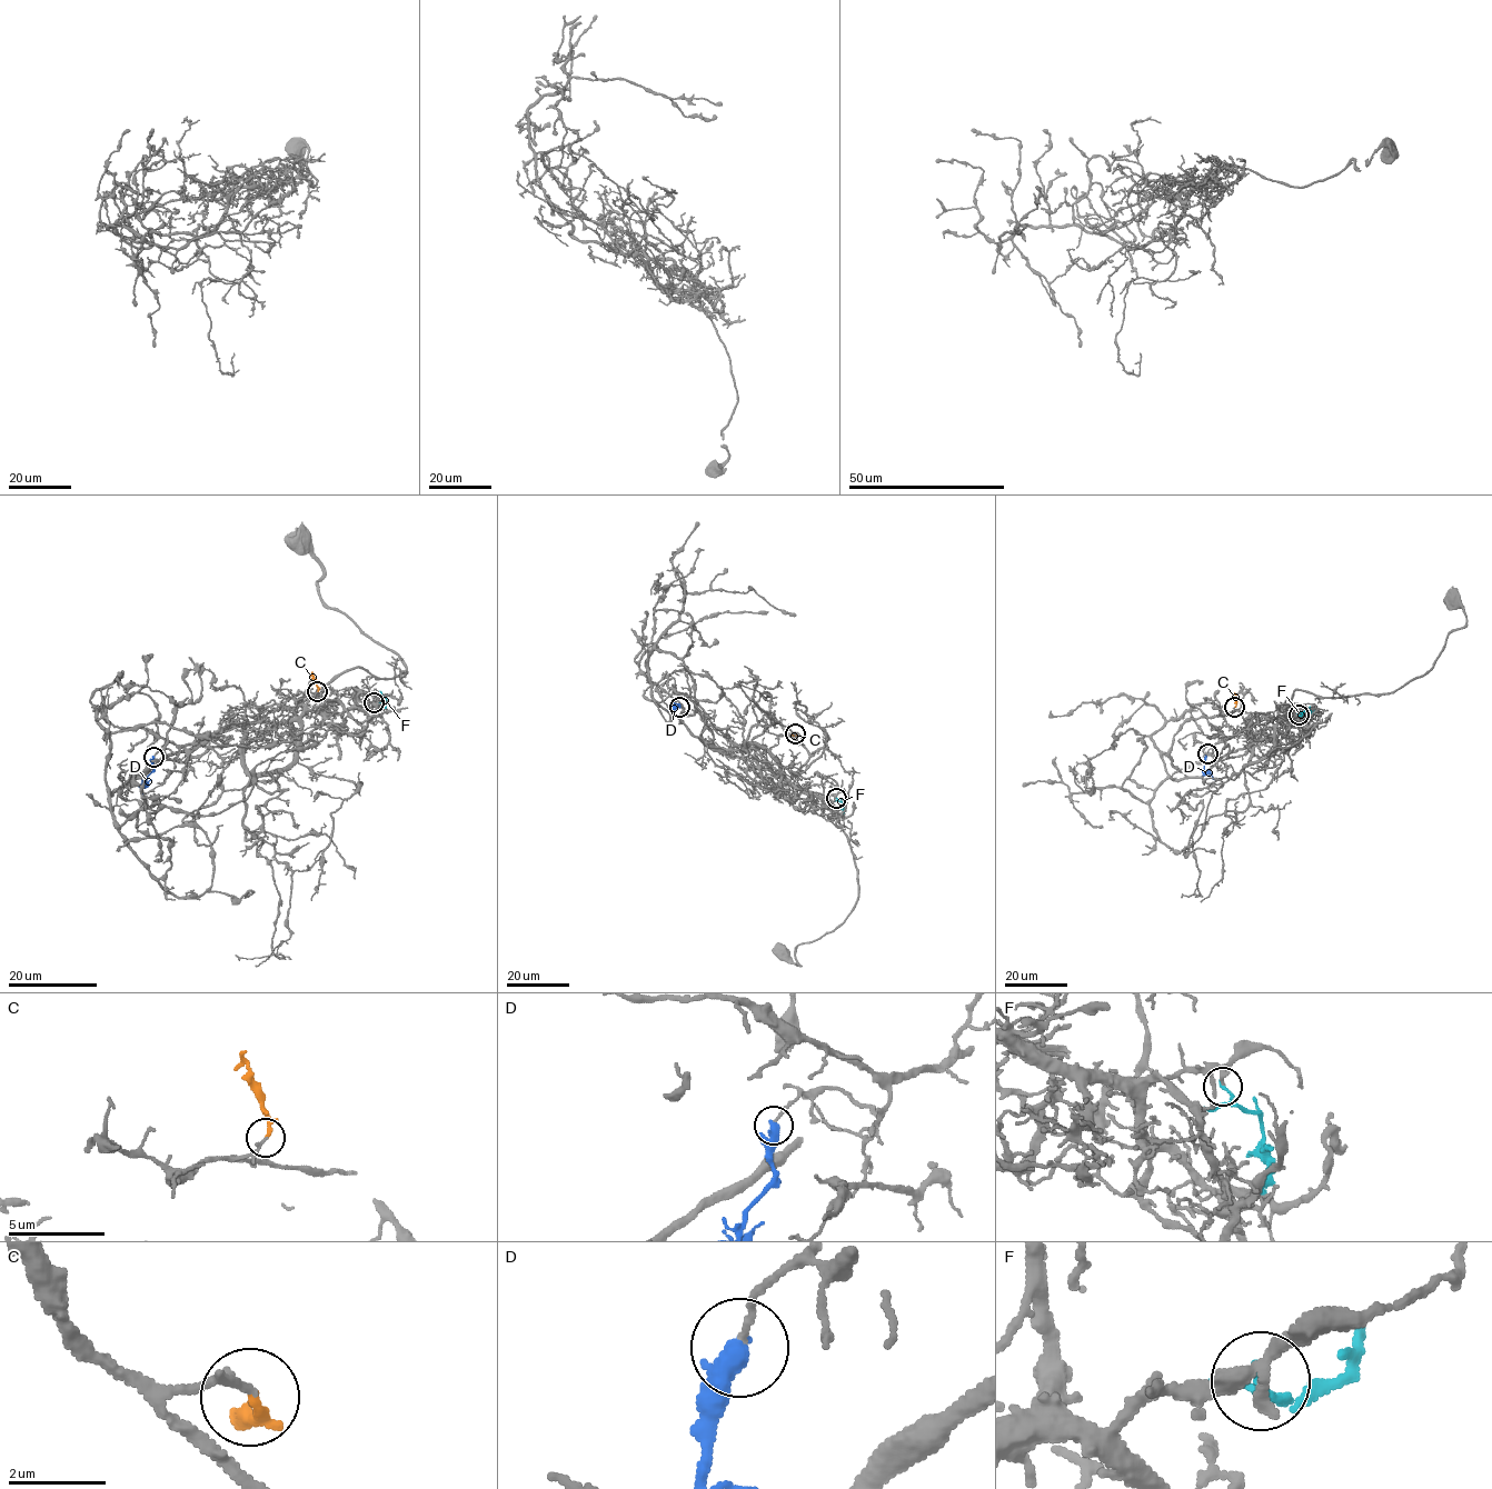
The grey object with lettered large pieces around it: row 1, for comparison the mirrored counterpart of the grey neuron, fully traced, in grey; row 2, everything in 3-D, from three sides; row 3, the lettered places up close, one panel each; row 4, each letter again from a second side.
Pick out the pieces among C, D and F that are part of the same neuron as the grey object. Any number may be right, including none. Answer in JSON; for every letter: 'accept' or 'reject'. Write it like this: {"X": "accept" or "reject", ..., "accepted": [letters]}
{"C": "accept", "D": "reject", "F": "reject", "accepted": ["C"]}

